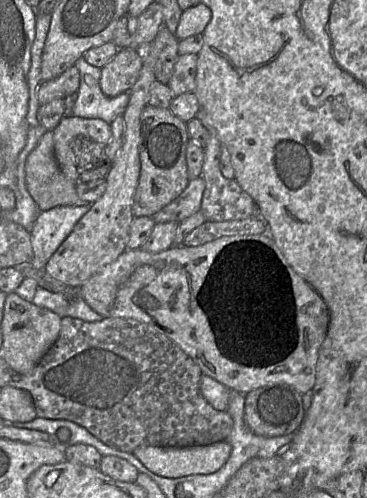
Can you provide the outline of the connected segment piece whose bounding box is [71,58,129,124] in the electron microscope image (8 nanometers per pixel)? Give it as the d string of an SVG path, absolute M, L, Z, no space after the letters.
M79 58L74 67L79 72L80 81L71 116L101 119L108 124L122 116L129 102L129 92L107 97L100 87L100 68L90 65L83 58Z

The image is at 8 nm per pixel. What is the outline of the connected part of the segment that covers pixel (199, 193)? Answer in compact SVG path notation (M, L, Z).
M201 177L190 179L185 190L152 216L155 223L177 222L200 211L205 182Z

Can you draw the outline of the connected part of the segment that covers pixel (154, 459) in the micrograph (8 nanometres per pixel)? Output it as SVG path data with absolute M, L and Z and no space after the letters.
M228 441L191 447L139 446L132 453L145 467L165 478L212 474L231 454Z

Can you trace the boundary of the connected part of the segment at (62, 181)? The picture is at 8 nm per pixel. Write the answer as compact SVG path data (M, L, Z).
M51 131L42 134L36 147L24 163L27 191L40 211L57 206L86 206L88 202L77 195L76 184L60 170L54 156Z

